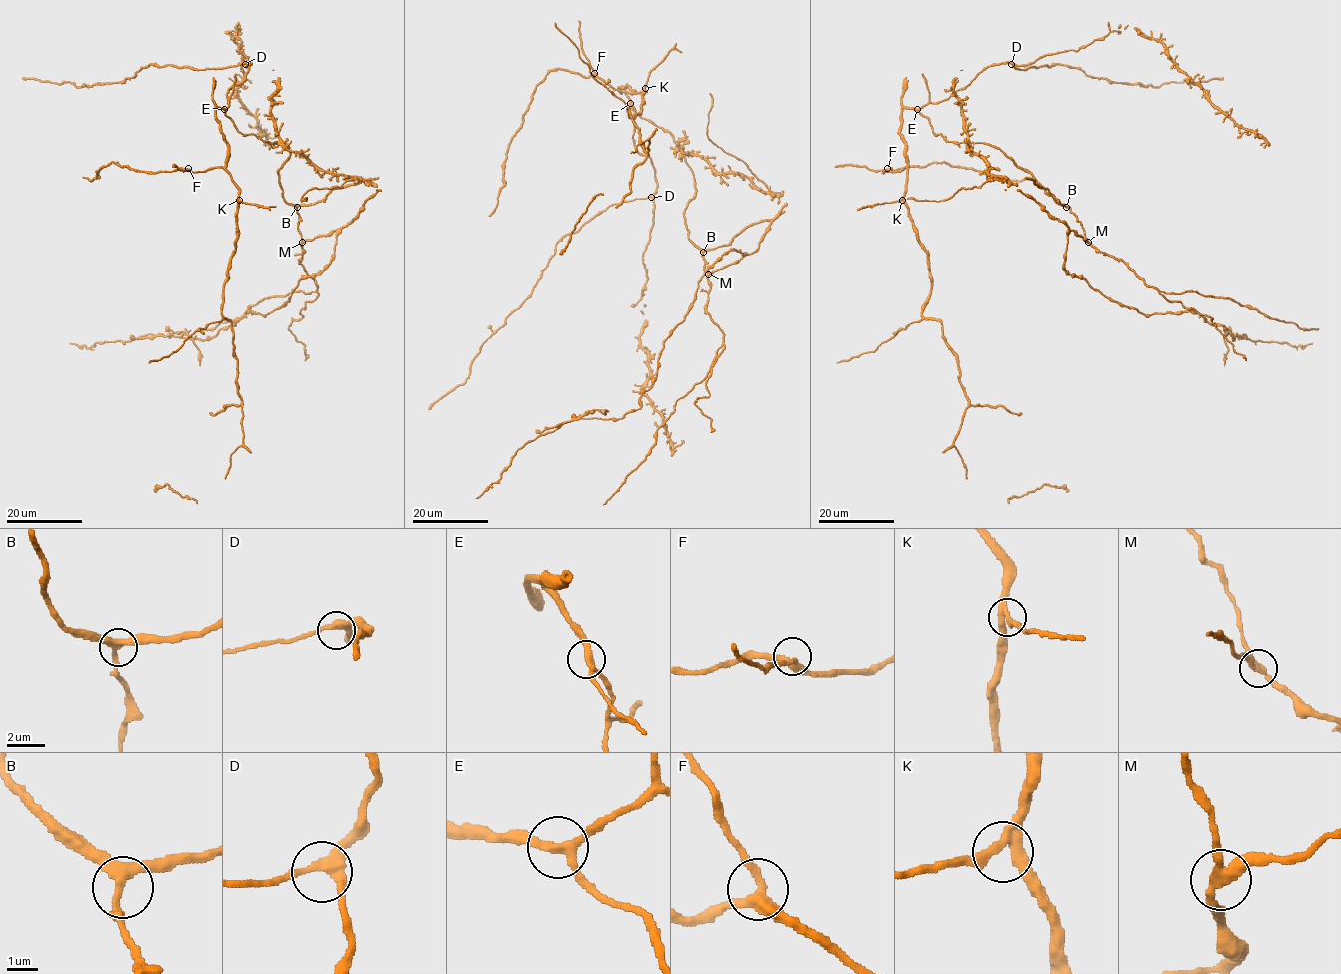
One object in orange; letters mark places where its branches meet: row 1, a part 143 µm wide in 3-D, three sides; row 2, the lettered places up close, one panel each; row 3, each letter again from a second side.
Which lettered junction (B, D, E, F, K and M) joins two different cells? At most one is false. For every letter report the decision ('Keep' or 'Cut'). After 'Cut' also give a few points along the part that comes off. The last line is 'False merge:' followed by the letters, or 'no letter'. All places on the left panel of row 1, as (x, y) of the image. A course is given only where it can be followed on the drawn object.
B: Keep
D: Keep
E: Keep
F: Keep
K: Keep
M: Cut. Course of the part to remove: (302, 243), (335, 230), (334, 258), (267, 314), (249, 310), (204, 340), (69, 343)
False merge: M

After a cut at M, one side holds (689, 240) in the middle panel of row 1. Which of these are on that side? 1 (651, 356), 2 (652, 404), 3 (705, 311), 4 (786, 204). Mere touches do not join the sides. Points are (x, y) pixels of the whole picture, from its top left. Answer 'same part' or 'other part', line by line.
1: same part
2: same part
3: same part
4: other part

